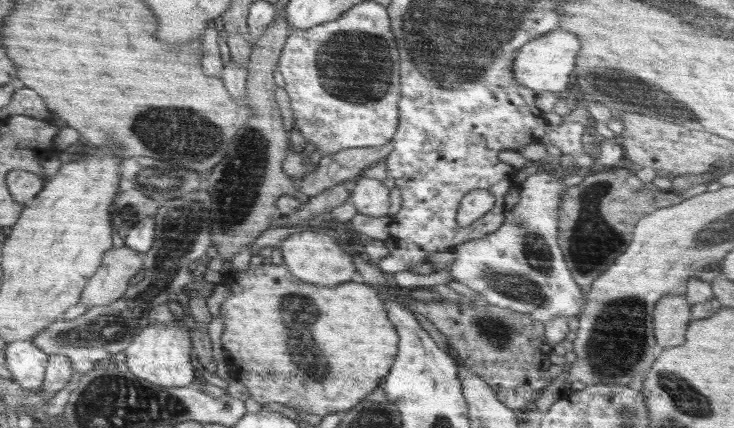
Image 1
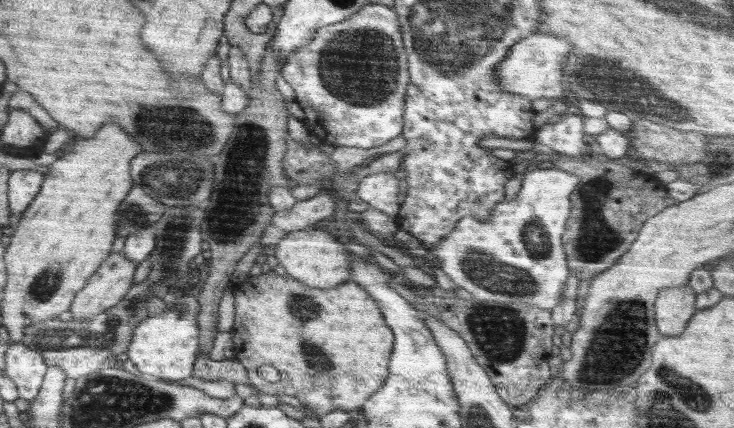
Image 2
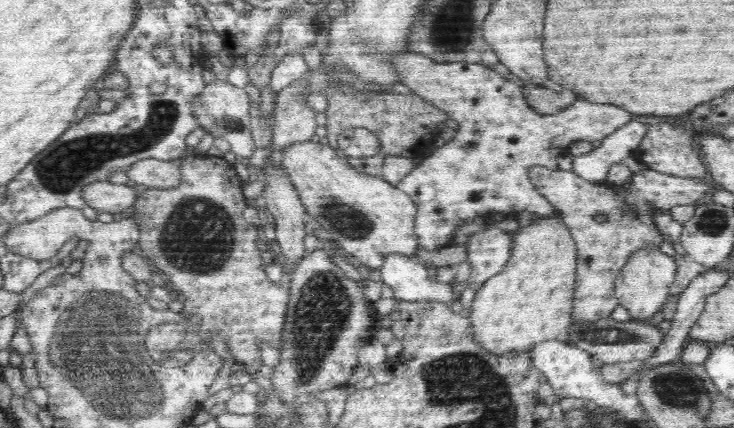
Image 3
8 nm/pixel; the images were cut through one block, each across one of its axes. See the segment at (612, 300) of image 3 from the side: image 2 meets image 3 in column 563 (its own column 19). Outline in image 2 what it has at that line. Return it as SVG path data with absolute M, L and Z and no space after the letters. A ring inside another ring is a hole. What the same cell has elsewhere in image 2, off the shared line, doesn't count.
M16 170L8 182L10 193L10 208L12 220L9 228L14 229L19 224L24 211L34 201L40 192L45 176L34 170Z

